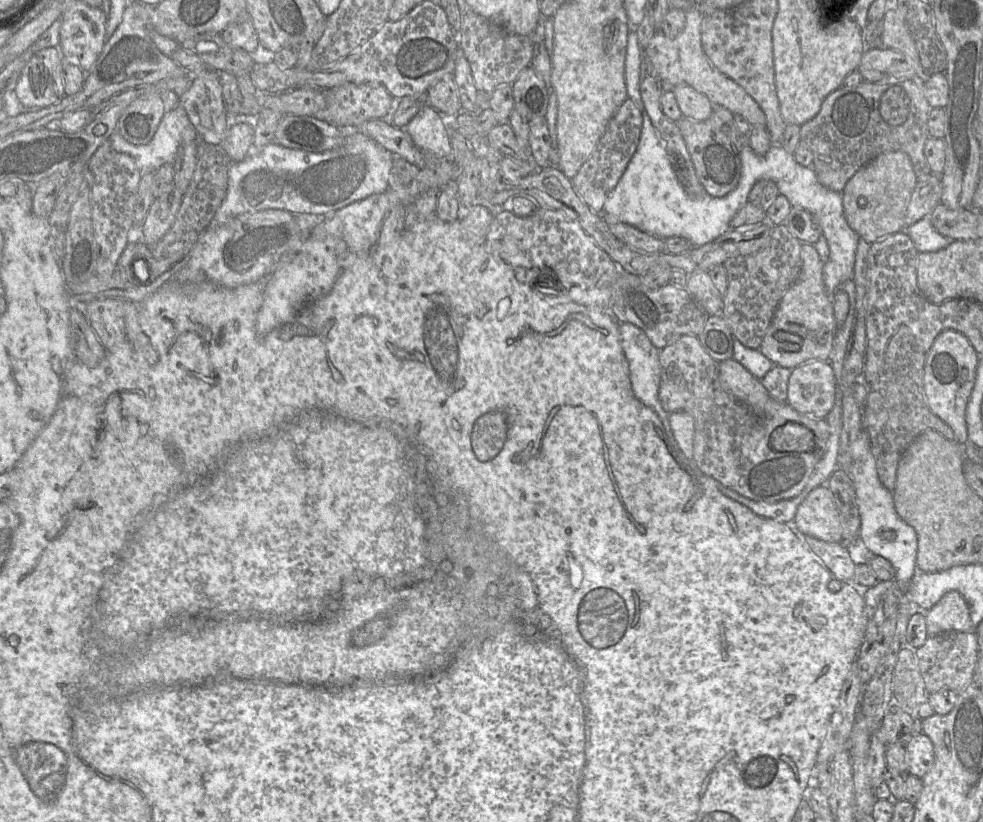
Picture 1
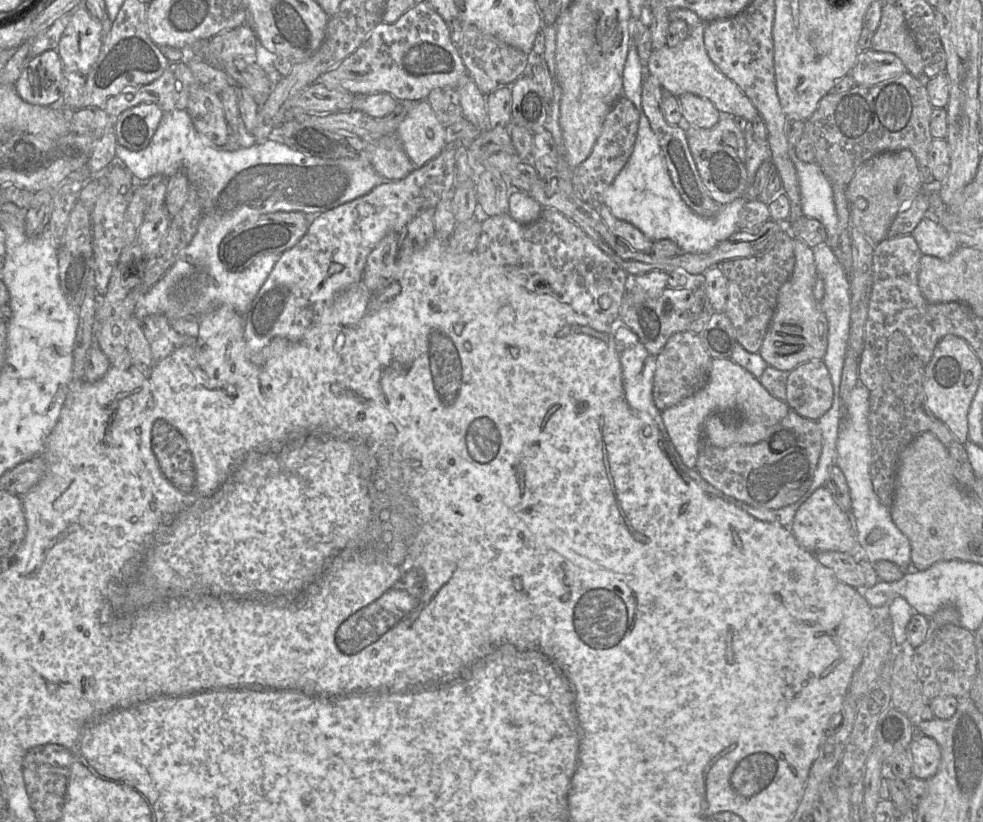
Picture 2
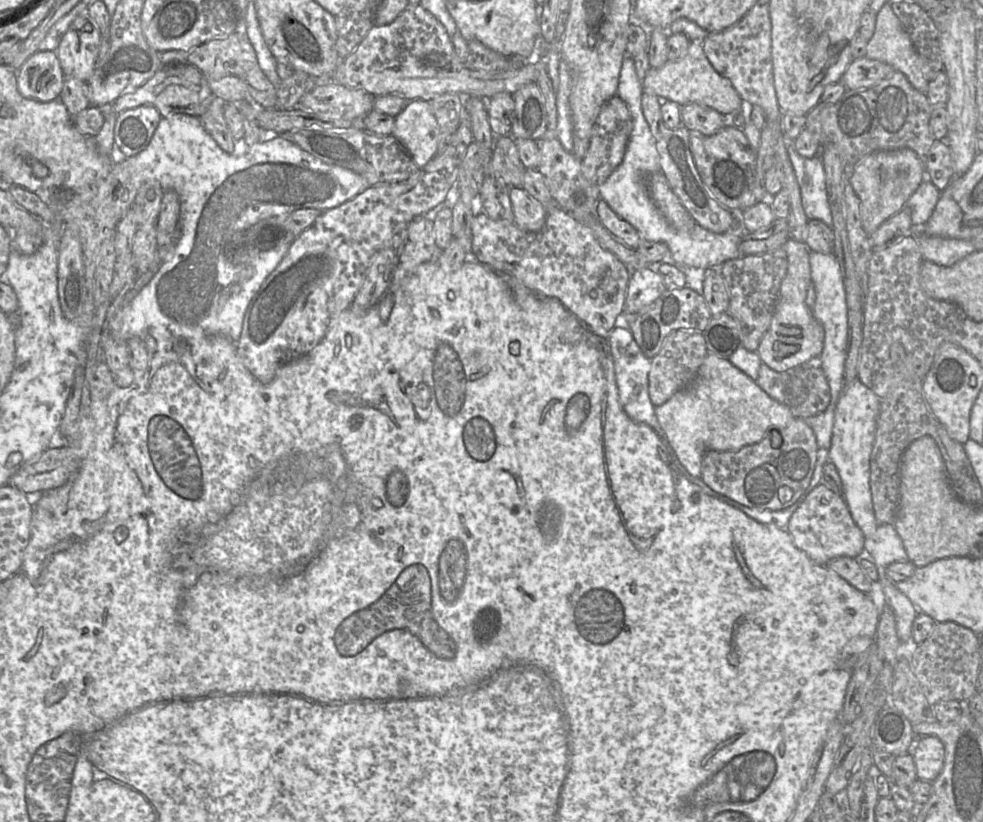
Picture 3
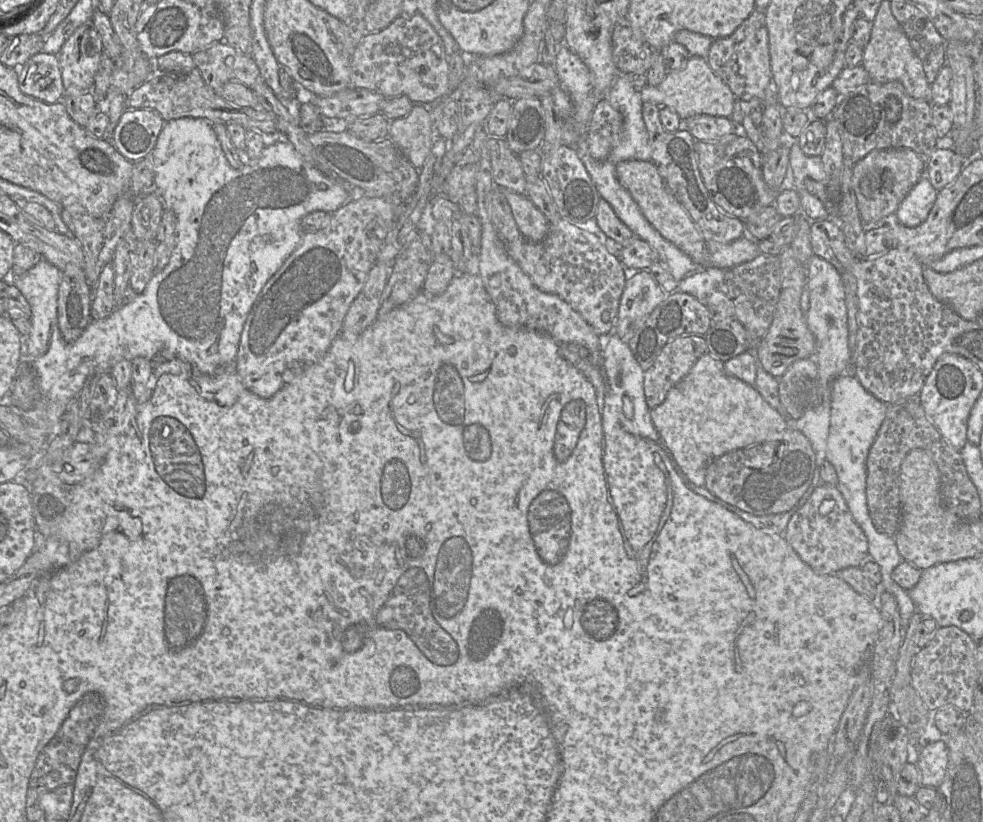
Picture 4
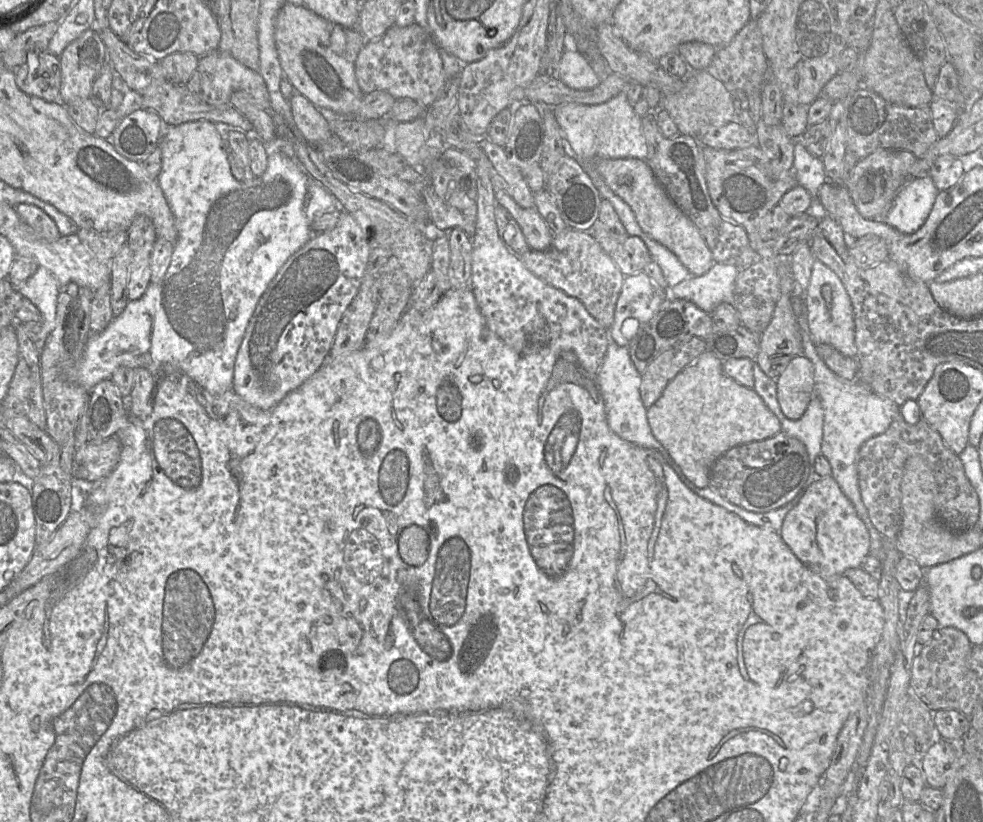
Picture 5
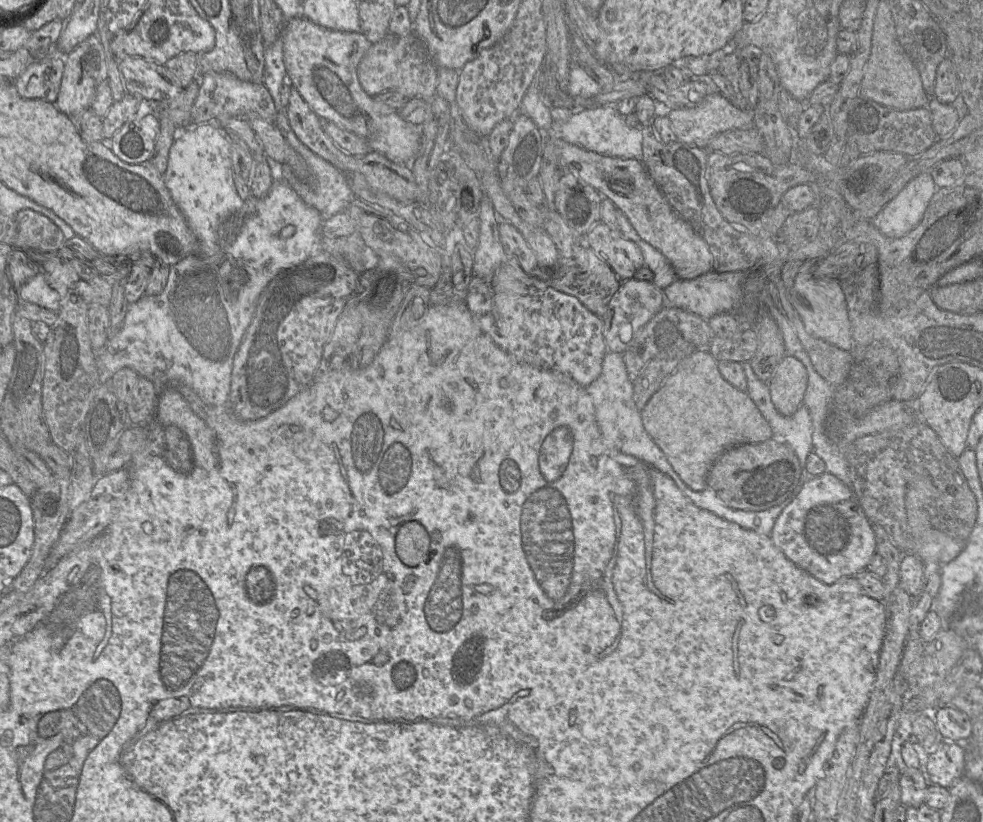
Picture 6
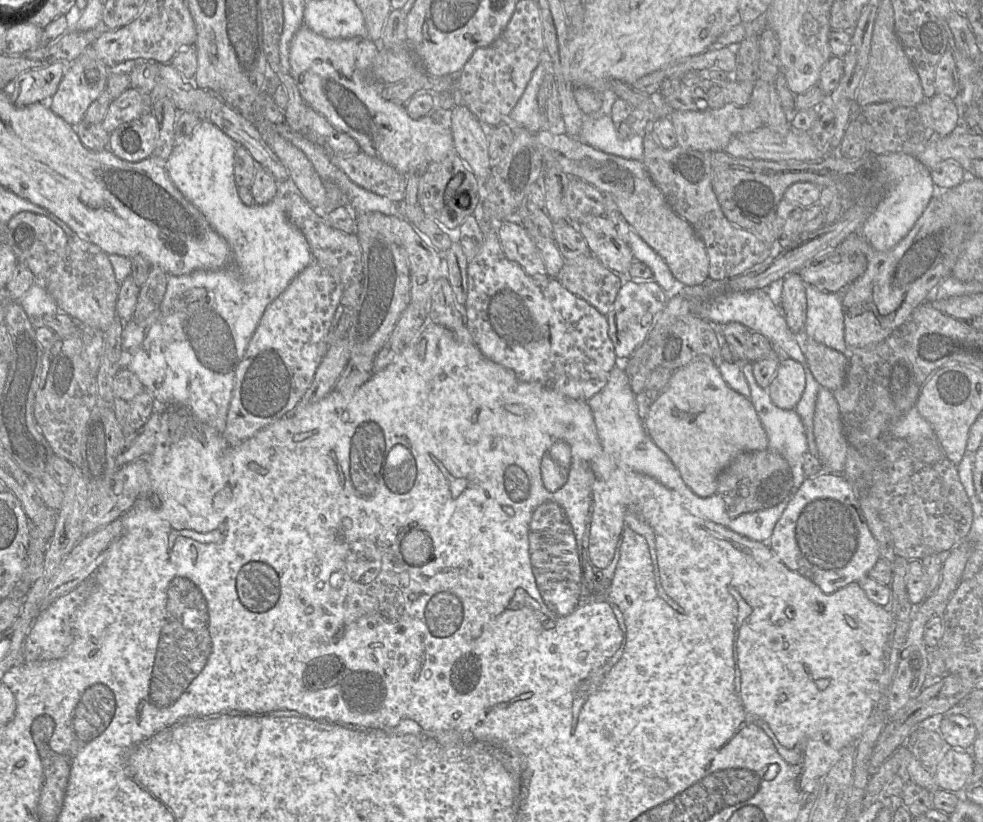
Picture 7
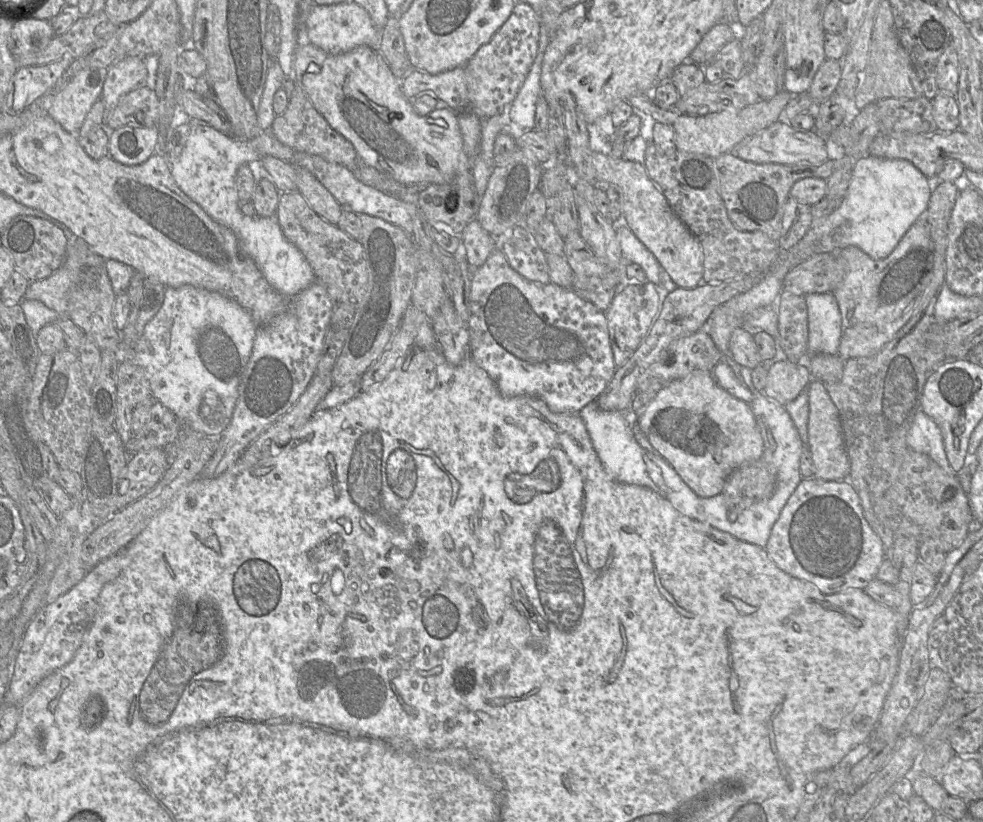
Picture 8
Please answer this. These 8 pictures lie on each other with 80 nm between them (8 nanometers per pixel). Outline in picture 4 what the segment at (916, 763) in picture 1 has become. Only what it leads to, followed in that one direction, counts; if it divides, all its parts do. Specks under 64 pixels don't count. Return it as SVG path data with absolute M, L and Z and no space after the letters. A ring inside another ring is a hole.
M942 740L922 748L917 761L922 786L938 788L942 784L947 771L948 753L948 747Z

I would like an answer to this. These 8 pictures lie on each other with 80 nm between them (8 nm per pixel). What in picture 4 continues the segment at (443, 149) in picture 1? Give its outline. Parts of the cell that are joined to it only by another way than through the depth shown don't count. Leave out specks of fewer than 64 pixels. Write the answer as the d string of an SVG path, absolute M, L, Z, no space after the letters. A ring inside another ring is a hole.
M414 104L405 117L392 120L389 138L410 163L420 170L431 151L434 140L429 107Z

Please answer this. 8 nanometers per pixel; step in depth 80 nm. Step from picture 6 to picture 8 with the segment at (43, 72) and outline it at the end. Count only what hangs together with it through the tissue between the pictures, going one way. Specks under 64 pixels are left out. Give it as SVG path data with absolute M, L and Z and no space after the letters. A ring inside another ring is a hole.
M62 58L40 66L19 67L13 76L12 111L23 111L52 91L76 58Z

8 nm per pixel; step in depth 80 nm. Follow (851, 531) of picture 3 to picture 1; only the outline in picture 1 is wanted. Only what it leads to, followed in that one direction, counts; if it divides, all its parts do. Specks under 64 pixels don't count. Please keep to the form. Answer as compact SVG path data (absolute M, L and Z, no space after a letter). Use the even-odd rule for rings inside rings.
M826 484L813 489L798 506L792 525L803 535L825 542L842 543L840 515Z

